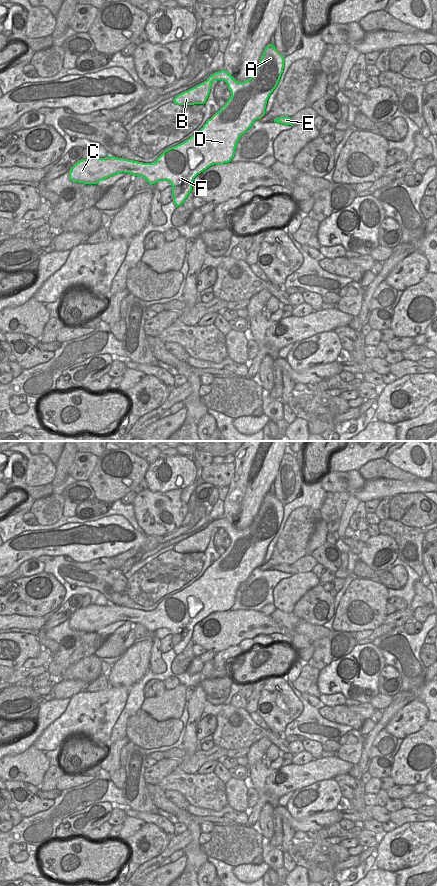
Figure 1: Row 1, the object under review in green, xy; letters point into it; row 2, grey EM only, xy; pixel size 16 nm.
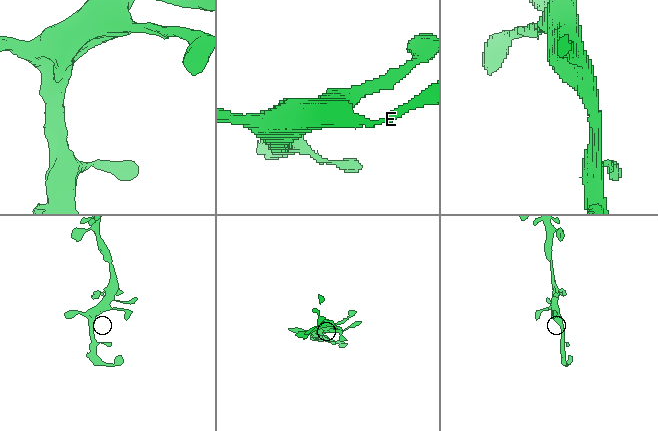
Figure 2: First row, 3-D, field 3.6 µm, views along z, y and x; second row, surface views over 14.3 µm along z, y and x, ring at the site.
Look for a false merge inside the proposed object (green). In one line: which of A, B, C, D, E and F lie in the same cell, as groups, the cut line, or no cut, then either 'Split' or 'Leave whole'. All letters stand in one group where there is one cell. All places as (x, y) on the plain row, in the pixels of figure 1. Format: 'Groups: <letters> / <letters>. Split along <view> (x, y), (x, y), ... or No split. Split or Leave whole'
Groups: A B C D E F. No split. Leave whole

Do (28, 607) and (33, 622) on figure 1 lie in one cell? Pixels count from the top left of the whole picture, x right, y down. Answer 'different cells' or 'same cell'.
different cells

